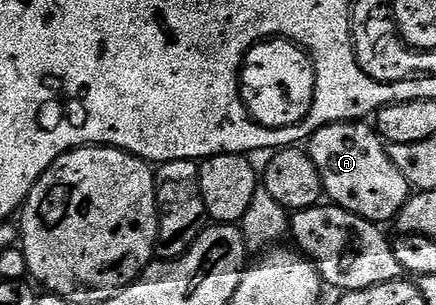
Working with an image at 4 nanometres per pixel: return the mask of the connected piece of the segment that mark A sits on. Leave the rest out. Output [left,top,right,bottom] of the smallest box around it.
[308,122,412,226]

